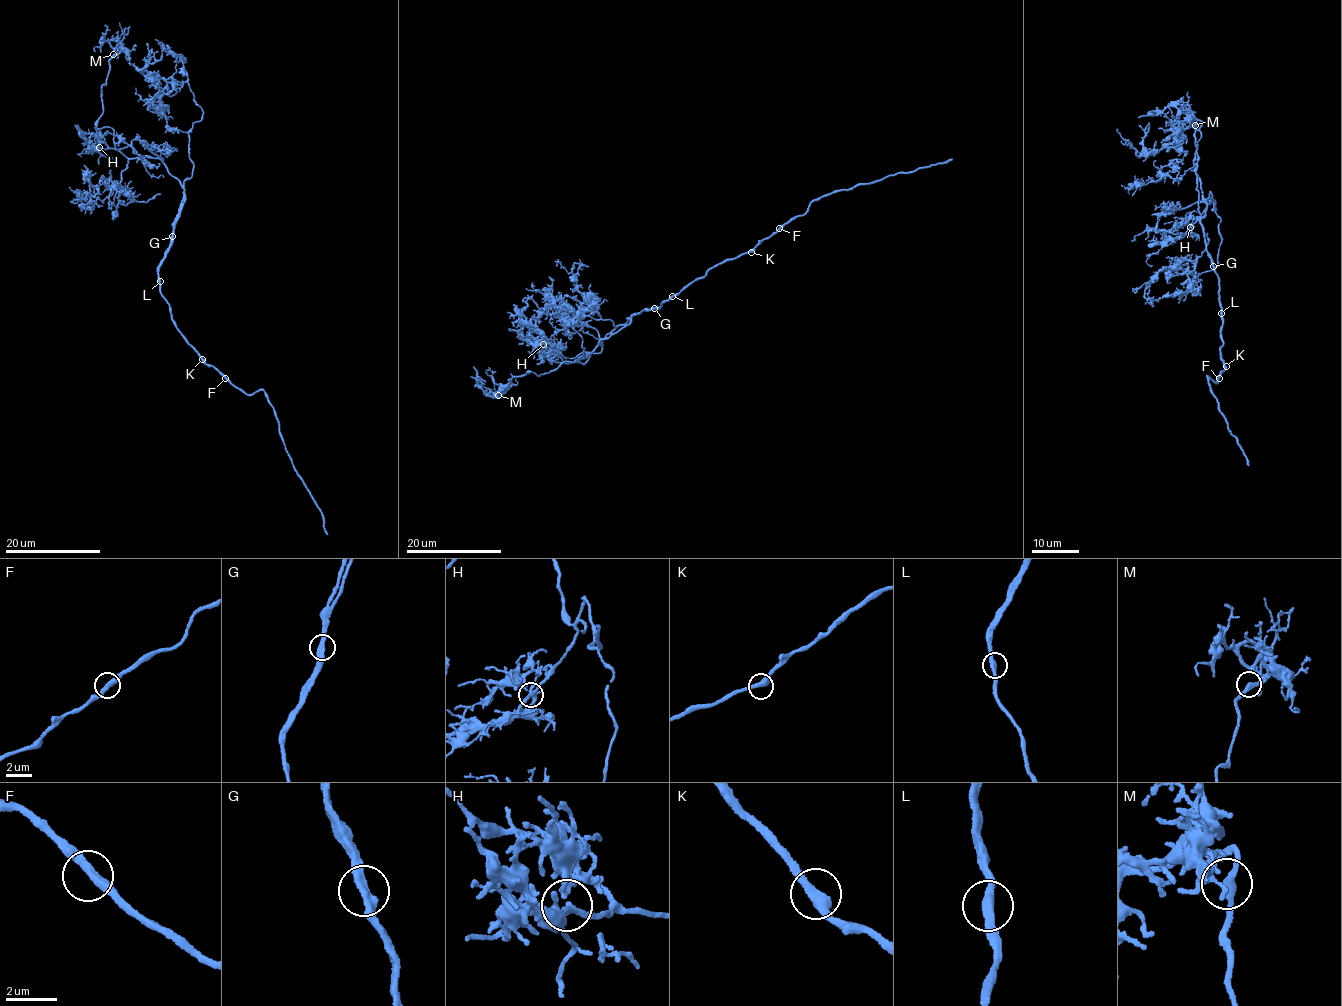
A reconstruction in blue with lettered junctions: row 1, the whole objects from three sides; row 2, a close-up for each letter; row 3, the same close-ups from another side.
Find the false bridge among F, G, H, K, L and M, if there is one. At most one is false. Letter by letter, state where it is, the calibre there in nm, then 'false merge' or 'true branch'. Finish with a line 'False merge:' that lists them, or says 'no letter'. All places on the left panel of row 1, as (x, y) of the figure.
F: at (225, 378); 360 nm thick; true branch
G: at (172, 236); 400 nm thick; true branch
H: at (99, 147); 240 nm thick; true branch
K: at (202, 359); 400 nm thick; true branch
L: at (160, 281); 360 nm thick; true branch
M: at (113, 54); 300 nm thick; true branch
False merge: no letter

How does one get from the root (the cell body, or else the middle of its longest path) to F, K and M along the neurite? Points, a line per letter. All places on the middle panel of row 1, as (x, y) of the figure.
F: (659, 308), (719, 262), (749, 251), (779, 228)
K: (659, 308), (719, 262), (751, 252)
M: (659, 308), (634, 315), (583, 359), (564, 362), (548, 374), (530, 371), (512, 377), (498, 395)

